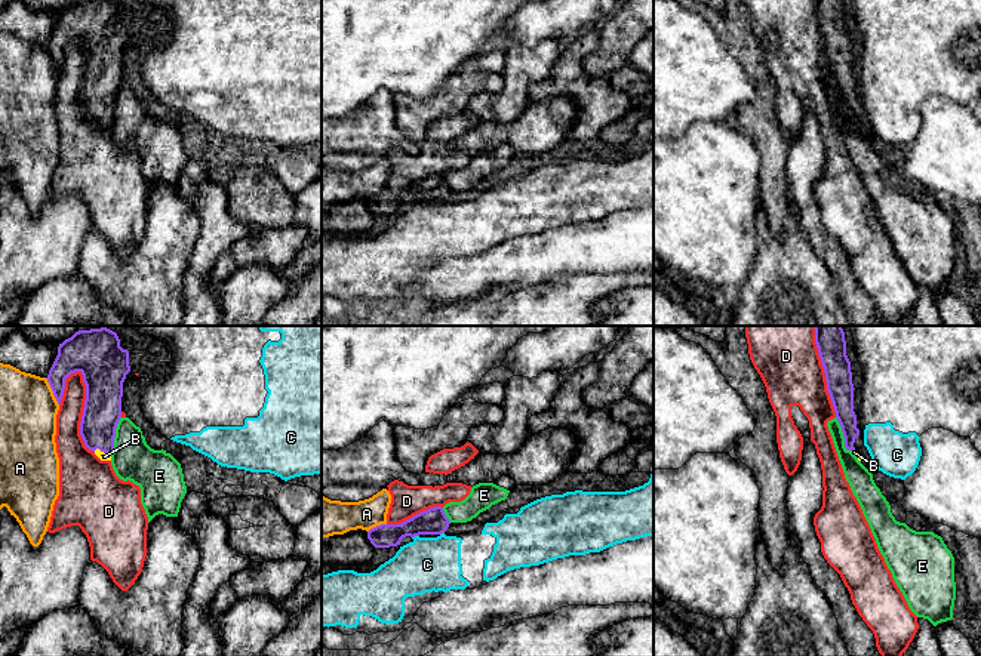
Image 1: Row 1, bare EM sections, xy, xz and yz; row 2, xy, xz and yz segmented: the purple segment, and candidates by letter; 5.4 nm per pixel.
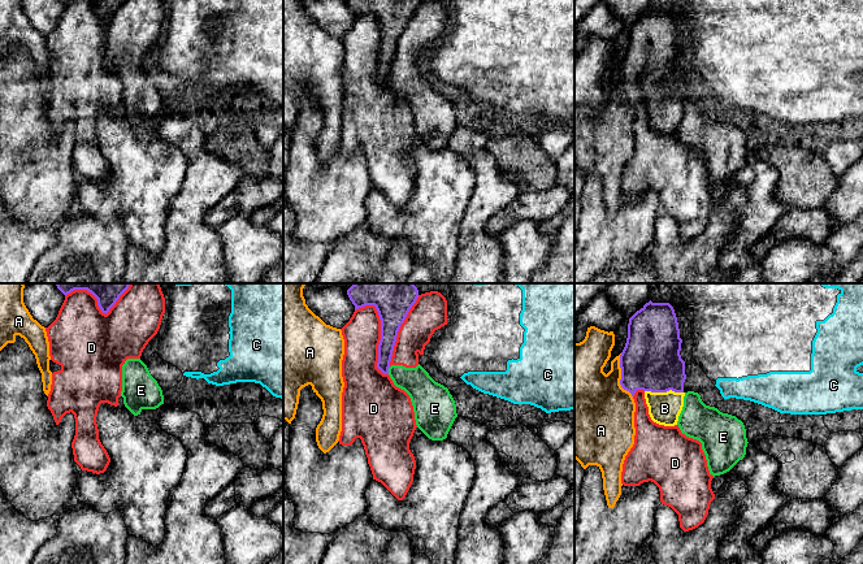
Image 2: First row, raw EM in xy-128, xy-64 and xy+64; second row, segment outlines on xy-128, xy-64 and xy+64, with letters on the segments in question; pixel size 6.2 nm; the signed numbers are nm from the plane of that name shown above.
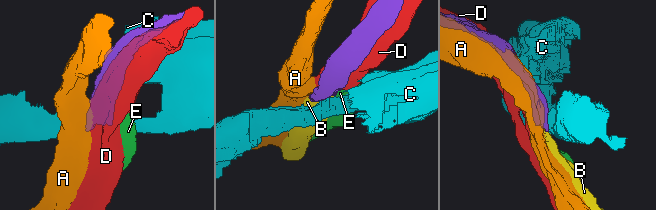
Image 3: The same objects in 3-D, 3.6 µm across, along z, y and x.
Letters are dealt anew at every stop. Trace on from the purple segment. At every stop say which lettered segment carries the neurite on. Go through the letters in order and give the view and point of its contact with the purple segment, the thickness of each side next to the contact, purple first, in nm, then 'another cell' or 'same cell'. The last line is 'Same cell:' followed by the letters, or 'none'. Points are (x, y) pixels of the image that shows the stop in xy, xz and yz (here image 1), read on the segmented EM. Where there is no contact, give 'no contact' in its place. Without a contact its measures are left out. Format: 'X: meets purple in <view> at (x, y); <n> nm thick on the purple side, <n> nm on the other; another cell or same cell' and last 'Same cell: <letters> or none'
A: meets purple in xy at (52, 390); 200 nm thick on the purple side, 320 nm on the other; another cell
B: meets purple in xy at (102, 450); 200 nm thick on the purple side, 50 nm on the other; same cell
C: meets purple in xz at (415, 535); 140 nm thick on the purple side, 300 nm on the other; another cell
D: meets purple in xy at (83, 412); 240 nm thick on the purple side, 170 nm on the other; another cell
E: meets purple in yz at (843, 434); 140 nm thick on the purple side, 130 nm on the other; another cell
Same cell: B

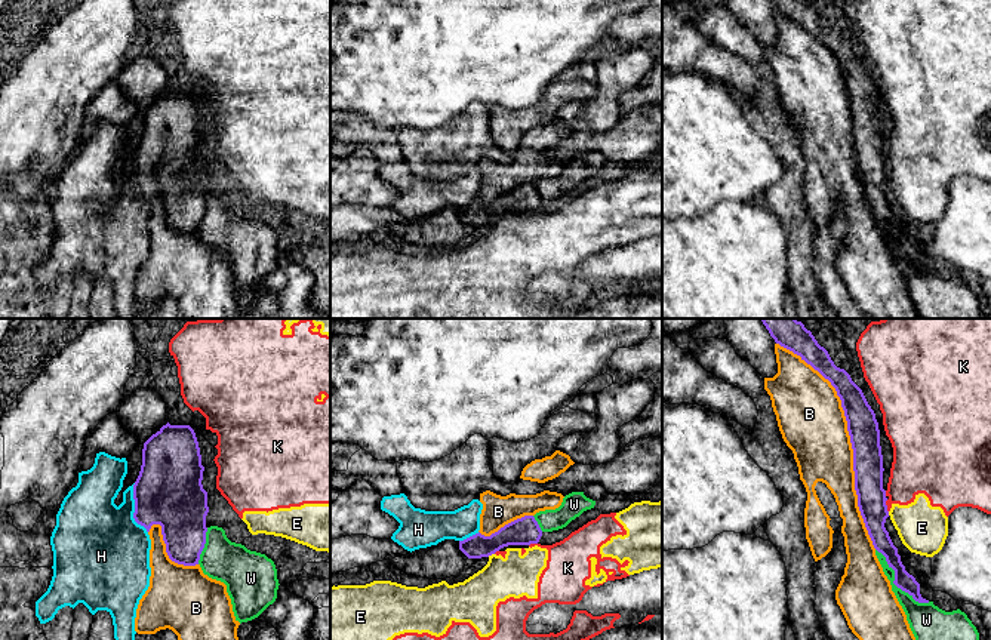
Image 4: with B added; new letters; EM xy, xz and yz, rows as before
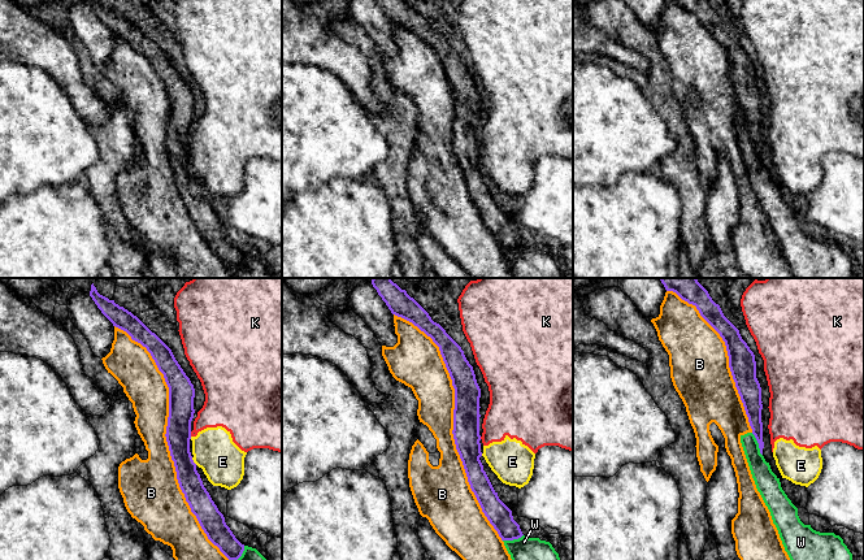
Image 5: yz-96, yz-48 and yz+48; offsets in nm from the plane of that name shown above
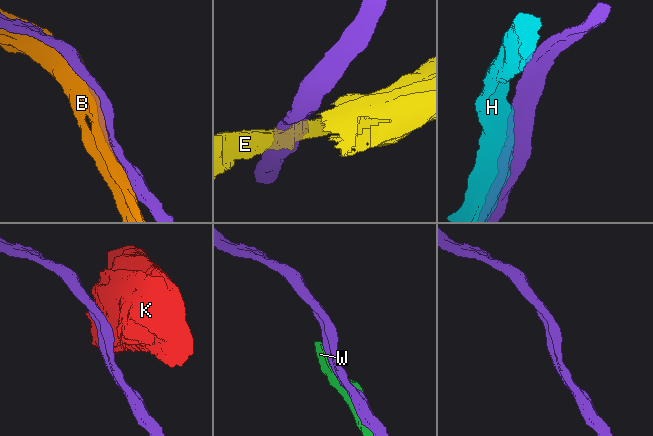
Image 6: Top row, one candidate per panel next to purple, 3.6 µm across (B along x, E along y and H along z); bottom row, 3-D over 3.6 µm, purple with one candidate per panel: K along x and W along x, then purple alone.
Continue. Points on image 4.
B: meets purple in yz at (851, 439); 170 nm thick on the purple side, 360 nm on the other; another cell
E: meets purple in xz at (491, 554); 150 nm thick on the purple side, 240 nm on the other; another cell
H: meets purple in xy at (135, 508); 360 nm thick on the purple side, 420 nm on the other; another cell
K: meets purple in yz at (886, 505); 160 nm thick on the purple side, 260 nm on the other; another cell
W: meets purple in yz at (893, 582); 100 nm thick on the purple side, 170 nm on the other; another cell
Same cell: none

